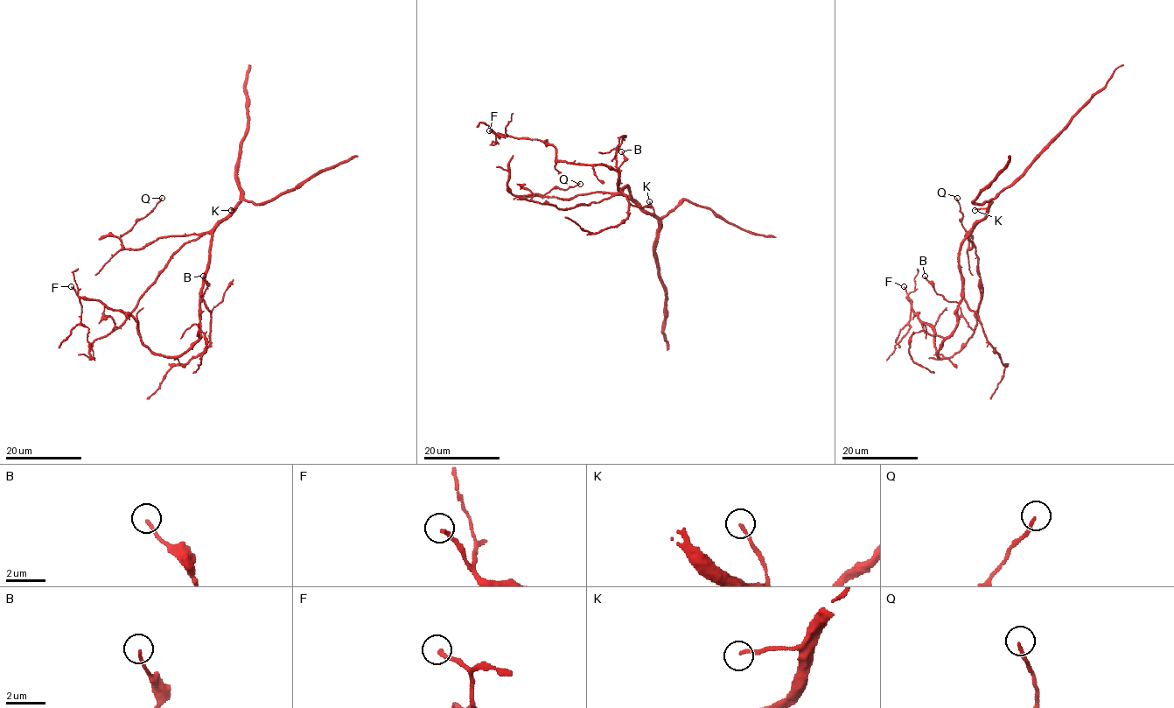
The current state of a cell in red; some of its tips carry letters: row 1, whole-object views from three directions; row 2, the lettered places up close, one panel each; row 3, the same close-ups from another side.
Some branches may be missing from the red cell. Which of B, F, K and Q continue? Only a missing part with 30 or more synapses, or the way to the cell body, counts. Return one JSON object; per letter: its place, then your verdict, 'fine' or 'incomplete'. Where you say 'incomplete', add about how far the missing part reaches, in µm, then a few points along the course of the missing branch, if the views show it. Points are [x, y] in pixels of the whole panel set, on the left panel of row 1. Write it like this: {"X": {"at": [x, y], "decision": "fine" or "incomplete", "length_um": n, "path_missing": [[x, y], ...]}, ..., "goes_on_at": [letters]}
{"B": {"at": [203, 276], "decision": "fine"}, "F": {"at": [71, 286], "decision": "fine"}, "K": {"at": [231, 210], "decision": "incomplete", "length_um": 120}, "Q": {"at": [162, 198], "decision": "fine"}, "goes_on_at": ["K"]}

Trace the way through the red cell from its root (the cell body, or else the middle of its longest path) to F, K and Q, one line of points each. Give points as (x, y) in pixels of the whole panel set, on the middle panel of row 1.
F: (620, 188), (618, 173), (604, 164), (559, 162), (556, 150), (548, 143), (501, 136), (489, 130)
K: (620, 188), (627, 186), (629, 195), (645, 211), (653, 213), (653, 208), (649, 201)
Q: (620, 188), (627, 186), (629, 195), (590, 192), (569, 199), (538, 196), (553, 188), (568, 189), (580, 184)

